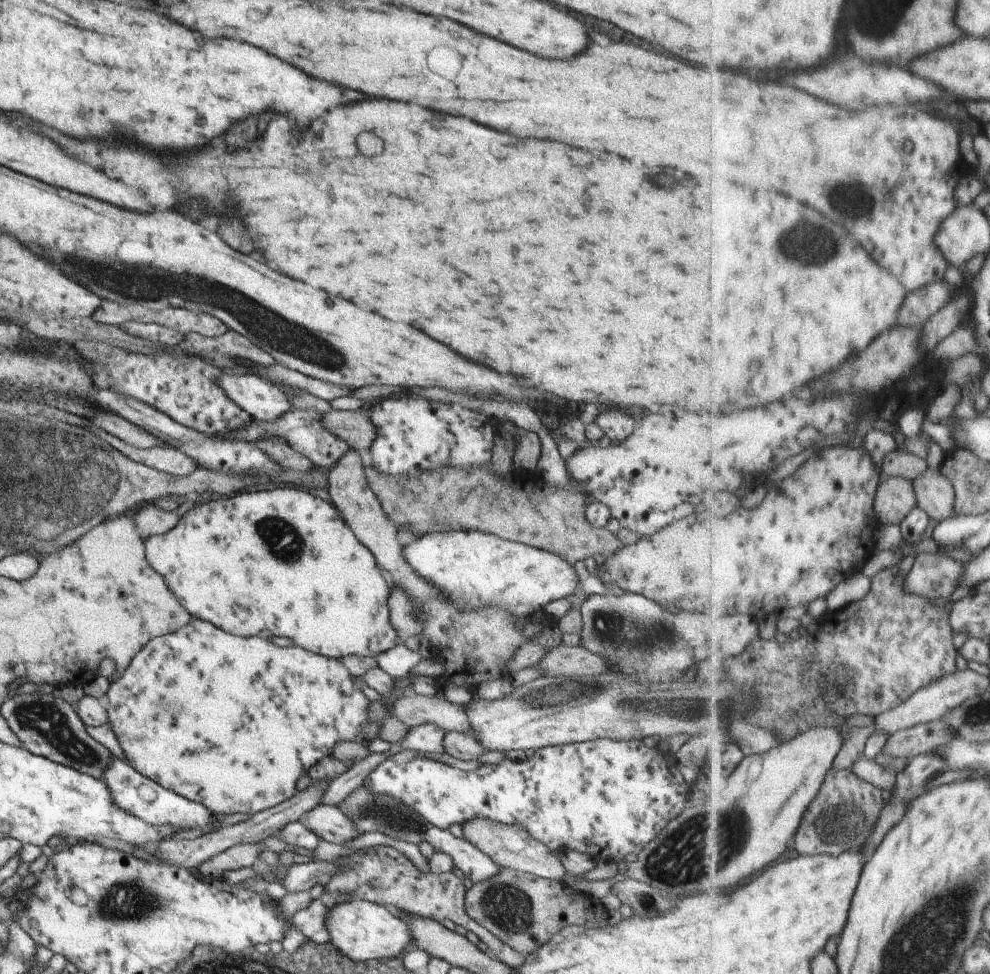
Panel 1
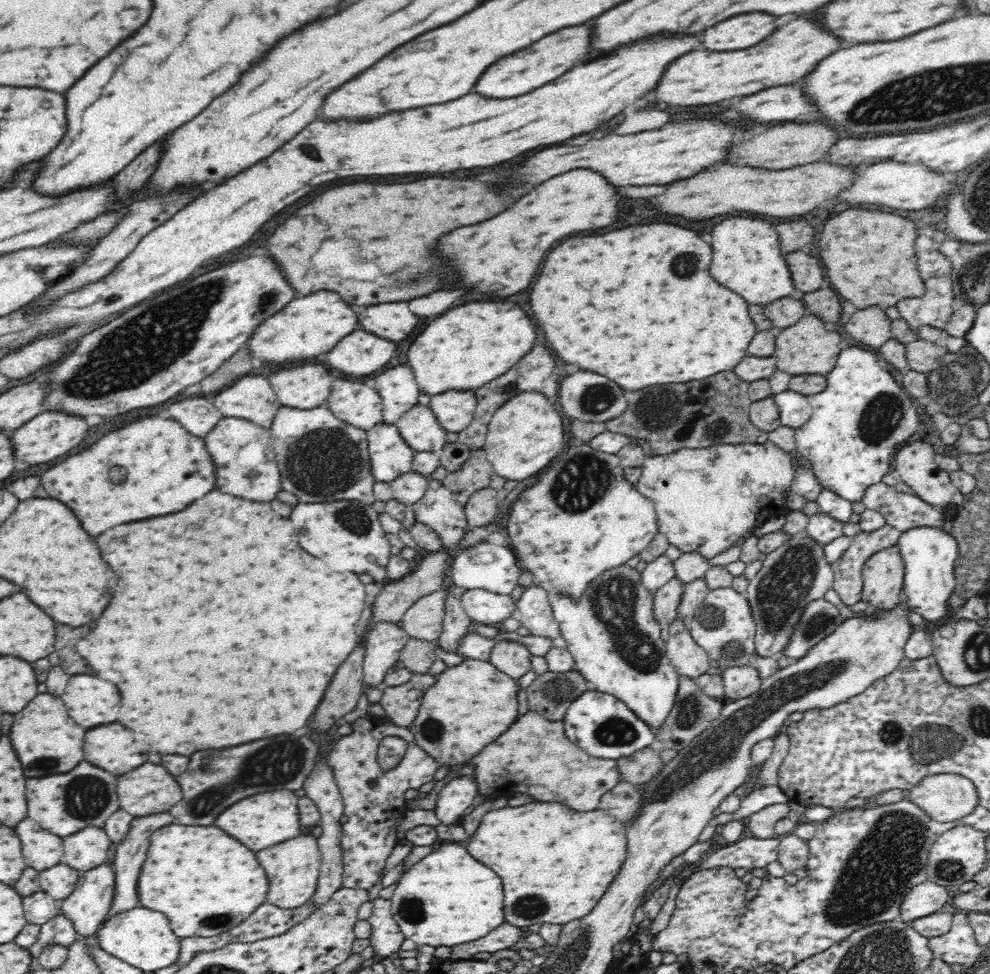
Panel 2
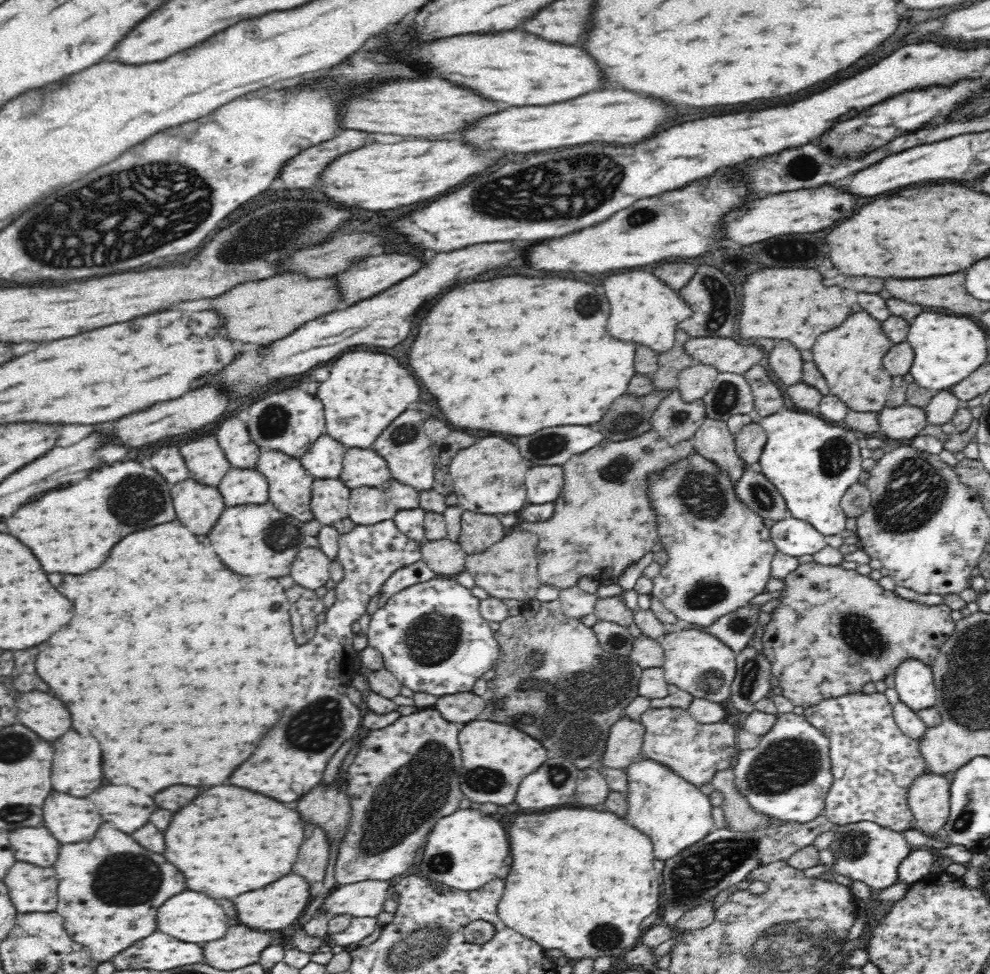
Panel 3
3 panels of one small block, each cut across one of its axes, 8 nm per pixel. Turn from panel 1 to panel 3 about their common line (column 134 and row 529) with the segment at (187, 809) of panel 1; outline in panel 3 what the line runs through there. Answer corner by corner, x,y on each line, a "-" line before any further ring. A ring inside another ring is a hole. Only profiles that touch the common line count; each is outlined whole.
789,517
770,528
771,539
778,551
790,556
816,554
826,546
824,535
810,523

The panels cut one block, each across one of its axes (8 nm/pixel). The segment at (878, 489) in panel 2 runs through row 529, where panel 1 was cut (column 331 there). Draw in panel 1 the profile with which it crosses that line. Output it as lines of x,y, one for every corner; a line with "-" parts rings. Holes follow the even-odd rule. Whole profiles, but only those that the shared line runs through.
322,893
319,898
312,900
305,909
300,909
291,916
294,928
310,942
323,945
330,942
330,935
326,928
328,913
339,904
351,900
349,895
332,897

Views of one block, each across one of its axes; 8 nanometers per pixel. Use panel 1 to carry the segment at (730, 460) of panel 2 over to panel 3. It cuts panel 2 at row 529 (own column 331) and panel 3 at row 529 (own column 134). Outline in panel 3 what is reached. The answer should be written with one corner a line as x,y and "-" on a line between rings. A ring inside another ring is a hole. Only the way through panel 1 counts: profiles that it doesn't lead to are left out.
693,448
687,458
651,475
649,484
648,503
656,516
658,542
668,556
660,574
654,578
652,594
672,614
692,626
707,627
766,592
771,577
771,562
778,550
772,542
770,529
764,524
765,519
738,498
735,484
726,470
698,455

